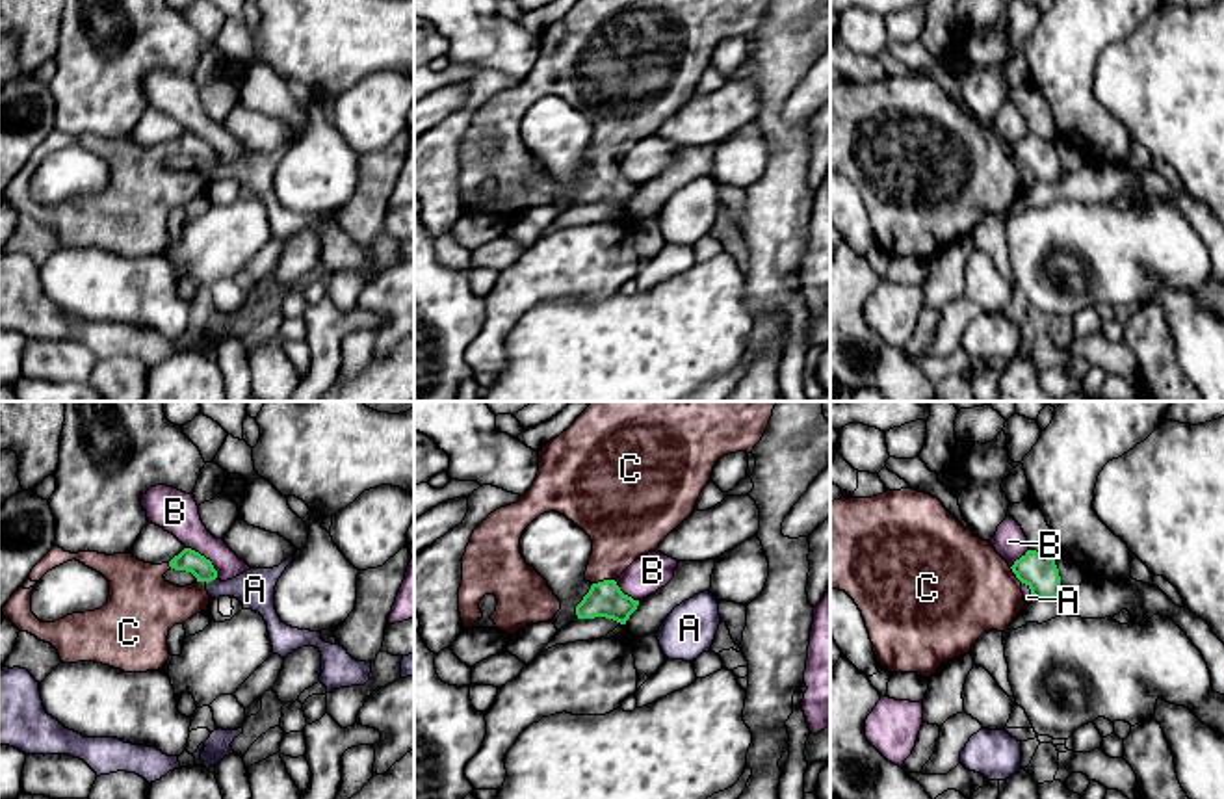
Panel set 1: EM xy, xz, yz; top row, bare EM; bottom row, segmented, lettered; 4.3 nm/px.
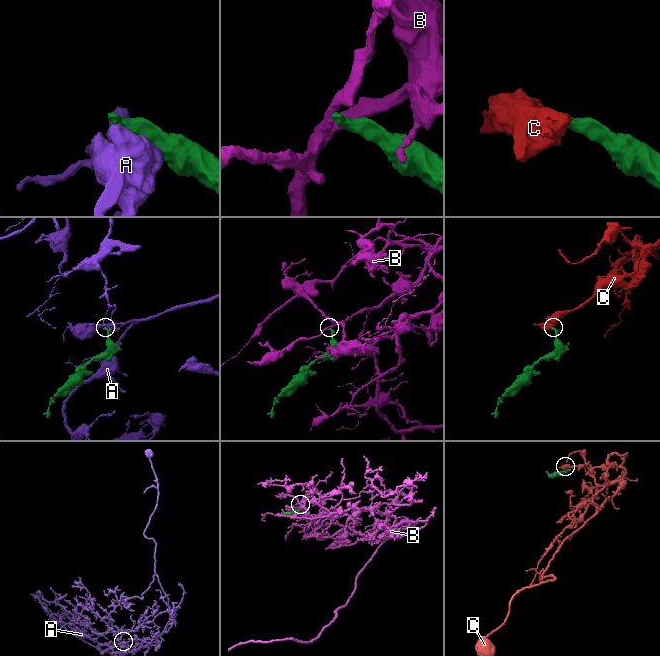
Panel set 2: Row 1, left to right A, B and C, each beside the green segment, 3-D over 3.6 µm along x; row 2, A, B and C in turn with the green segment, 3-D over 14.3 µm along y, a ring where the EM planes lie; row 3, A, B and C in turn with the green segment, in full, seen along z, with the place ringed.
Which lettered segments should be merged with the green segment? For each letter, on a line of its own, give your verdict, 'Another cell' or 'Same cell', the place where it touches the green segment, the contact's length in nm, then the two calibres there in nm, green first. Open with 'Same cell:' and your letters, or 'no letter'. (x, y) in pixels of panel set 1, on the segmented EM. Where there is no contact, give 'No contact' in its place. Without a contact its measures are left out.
Same cell: C
A: Another cell. Touches green at xy (210, 580). Shared border 50 nm. Thickness 100 nm (green) against 170 nm
B: Another cell. Touches green at xy (205, 558). Shared border 190 nm. Thickness 100 nm (green) against 180 nm
C: Same cell. Touches green at xz (604, 580). Shared border 110 nm. Thickness 160 nm (green) against 300 nm

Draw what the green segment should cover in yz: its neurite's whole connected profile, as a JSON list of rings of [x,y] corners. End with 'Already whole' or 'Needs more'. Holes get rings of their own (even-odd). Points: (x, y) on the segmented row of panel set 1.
[[[901,489],[830,504],[830,589],[854,600],[873,652],[890,673],[929,678],[942,663],[971,652],[984,632],[1005,632],[1027,606],[1023,583],[1033,598],[1057,598],[1061,576],[1055,559],[1027,550],[1010,567],[931,494]]]. Needs more

